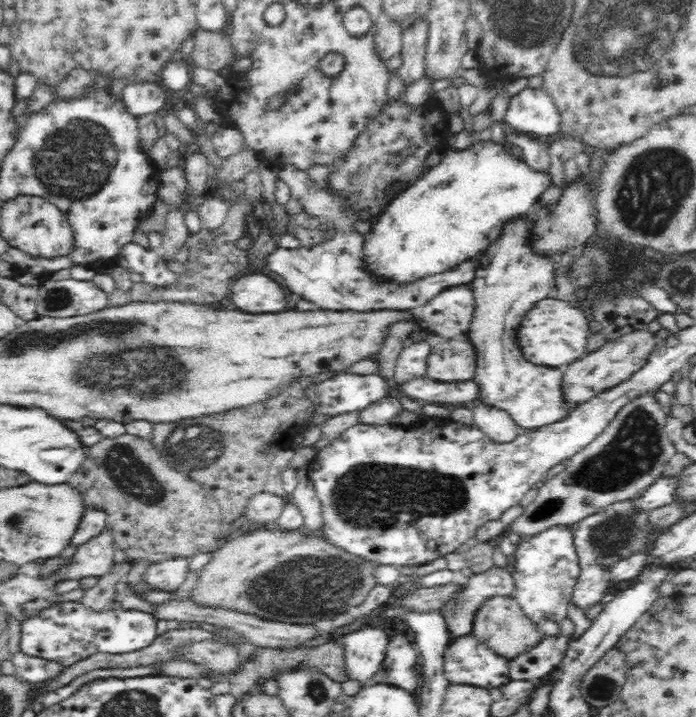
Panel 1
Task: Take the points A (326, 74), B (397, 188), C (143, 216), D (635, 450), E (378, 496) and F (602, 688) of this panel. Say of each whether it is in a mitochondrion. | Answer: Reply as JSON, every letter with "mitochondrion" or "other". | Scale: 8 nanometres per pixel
{"A":"other","B":"other","C":"other","D":"mitochondrion","E":"mitochondrion","F":"mitochondrion"}

